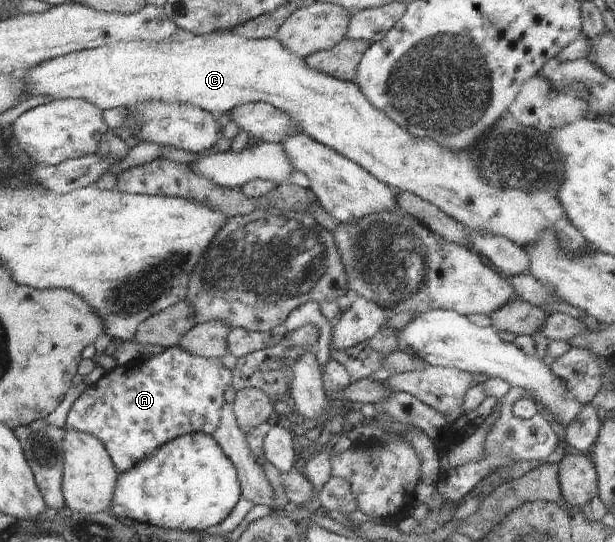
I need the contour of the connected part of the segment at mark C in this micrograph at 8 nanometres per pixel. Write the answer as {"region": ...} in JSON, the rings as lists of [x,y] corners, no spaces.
{"region":[[[229,32],[188,35],[171,42],[118,41],[53,58],[20,74],[26,81],[26,95],[22,96],[20,103],[35,95],[47,95],[53,100],[84,99],[102,110],[110,110],[149,100],[162,100],[199,106],[219,117],[237,106],[267,102],[276,110],[289,114],[310,138],[360,165],[392,189],[397,187],[419,196],[469,230],[507,238],[520,248],[537,242],[543,232],[556,234],[565,254],[585,252],[593,247],[569,221],[561,202],[558,202],[557,183],[562,180],[562,171],[555,163],[555,151],[549,147],[550,139],[545,131],[535,127],[529,129],[517,123],[517,119],[509,113],[499,118],[497,127],[493,126],[472,150],[450,150],[430,137],[416,138],[411,135],[379,111],[354,81],[338,80],[315,71],[304,59],[287,50],[277,38],[248,38]]]}

